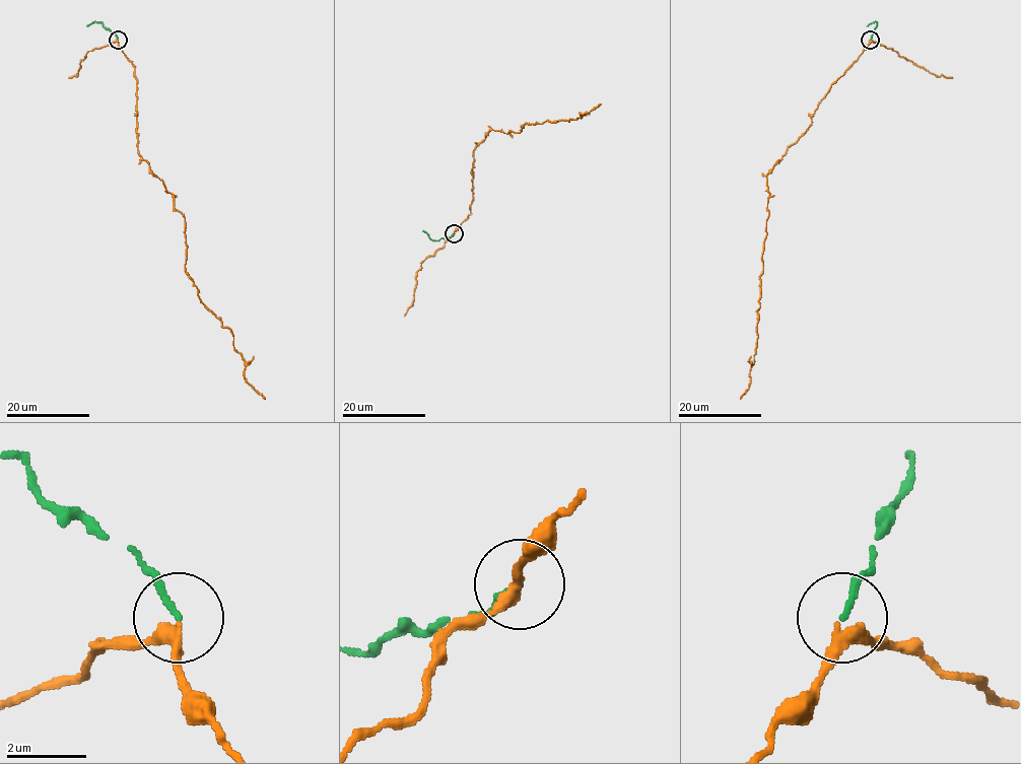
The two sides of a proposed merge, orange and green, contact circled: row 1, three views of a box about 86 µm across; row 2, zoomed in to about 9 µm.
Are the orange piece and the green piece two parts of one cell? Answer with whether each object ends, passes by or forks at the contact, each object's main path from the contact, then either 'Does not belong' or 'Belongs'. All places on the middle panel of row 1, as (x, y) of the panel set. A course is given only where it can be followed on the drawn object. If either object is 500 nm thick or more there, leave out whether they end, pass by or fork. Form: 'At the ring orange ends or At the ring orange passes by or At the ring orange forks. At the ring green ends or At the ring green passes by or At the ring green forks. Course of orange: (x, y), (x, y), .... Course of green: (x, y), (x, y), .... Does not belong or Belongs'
At the ring orange passes by. At the ring green ends. Course of orange: (454, 233), (470, 213), (473, 150), (491, 130), (506, 133), (521, 131), (525, 124), (569, 122), (601, 103). Course of green: (454, 233), (432, 240), (422, 231). Belongs

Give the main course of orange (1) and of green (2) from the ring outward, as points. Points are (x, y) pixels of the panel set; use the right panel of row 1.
1: (870, 40), (831, 85), (808, 129), (766, 176), (769, 194), (757, 347), (749, 388), (740, 399)
2: (870, 40), (877, 22), (868, 25)

